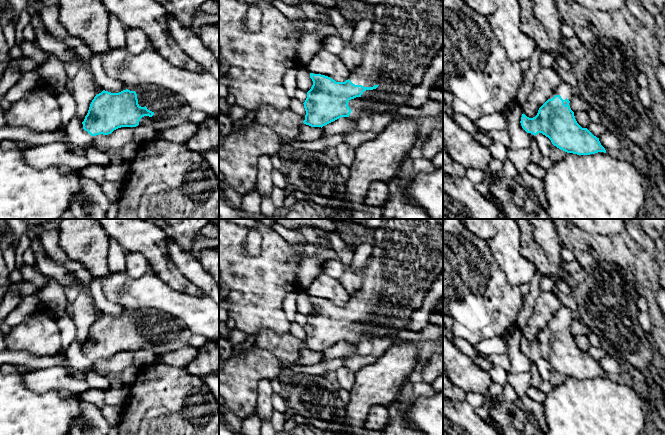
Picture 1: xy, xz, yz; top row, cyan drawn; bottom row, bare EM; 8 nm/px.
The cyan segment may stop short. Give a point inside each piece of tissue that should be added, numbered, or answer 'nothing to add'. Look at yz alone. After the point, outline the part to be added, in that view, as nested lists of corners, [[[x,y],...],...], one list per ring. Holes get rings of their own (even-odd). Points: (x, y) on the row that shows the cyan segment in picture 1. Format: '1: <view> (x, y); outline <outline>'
1: yz (563, 89); outline [[[561,81],[549,99],[552,99],[555,95],[560,95],[563,100],[567,98],[570,101],[574,96],[573,92],[574,89],[569,84]]]

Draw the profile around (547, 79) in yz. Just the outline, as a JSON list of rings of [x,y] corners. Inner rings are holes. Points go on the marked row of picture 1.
[[[555,66],[540,68],[532,92],[526,101],[521,104],[522,114],[529,118],[535,117],[539,108],[551,97],[561,81]]]

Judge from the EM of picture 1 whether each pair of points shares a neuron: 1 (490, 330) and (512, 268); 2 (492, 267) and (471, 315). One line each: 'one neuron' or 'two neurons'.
1: two neurons
2: one neuron

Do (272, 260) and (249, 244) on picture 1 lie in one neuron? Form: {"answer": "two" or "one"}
{"answer": "two"}

